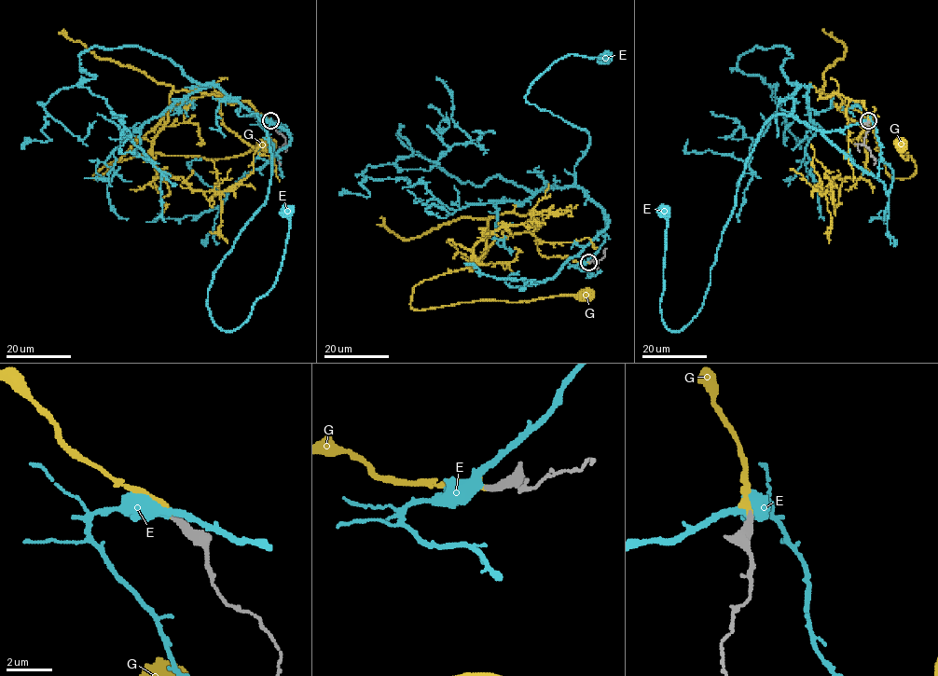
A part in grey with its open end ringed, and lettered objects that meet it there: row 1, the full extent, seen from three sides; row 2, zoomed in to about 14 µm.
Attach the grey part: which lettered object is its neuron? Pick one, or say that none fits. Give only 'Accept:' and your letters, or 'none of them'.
Accept: G

